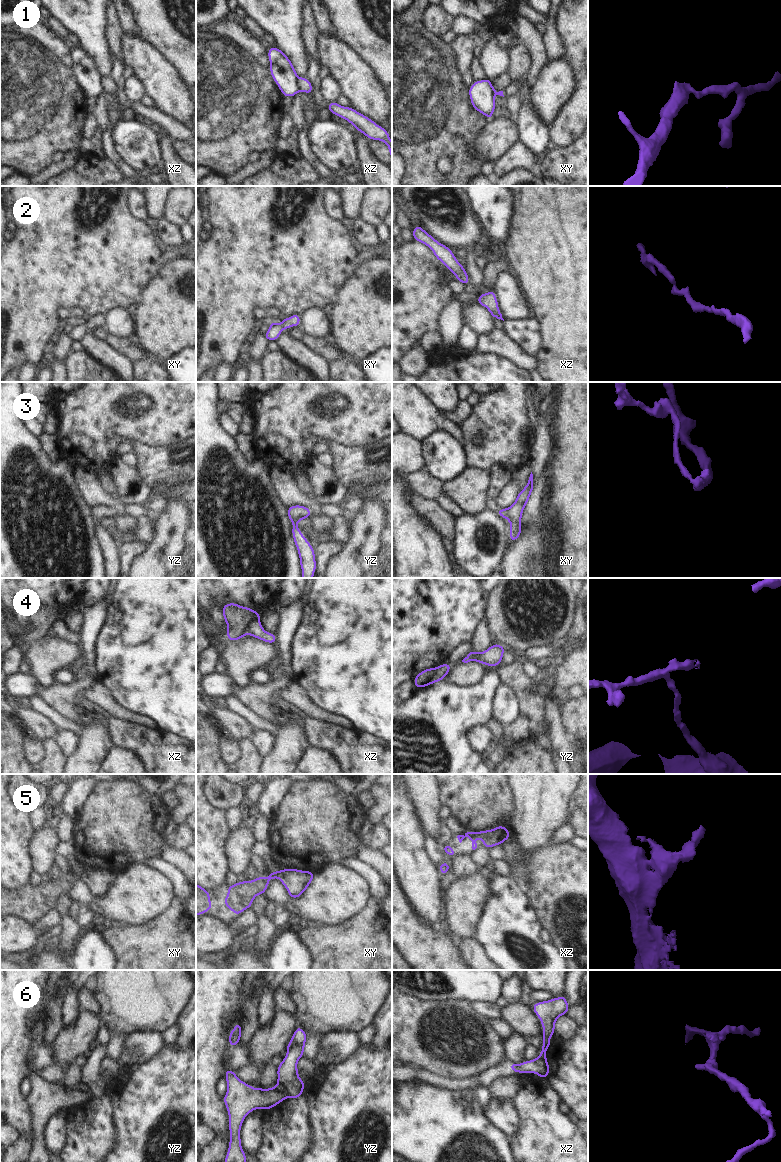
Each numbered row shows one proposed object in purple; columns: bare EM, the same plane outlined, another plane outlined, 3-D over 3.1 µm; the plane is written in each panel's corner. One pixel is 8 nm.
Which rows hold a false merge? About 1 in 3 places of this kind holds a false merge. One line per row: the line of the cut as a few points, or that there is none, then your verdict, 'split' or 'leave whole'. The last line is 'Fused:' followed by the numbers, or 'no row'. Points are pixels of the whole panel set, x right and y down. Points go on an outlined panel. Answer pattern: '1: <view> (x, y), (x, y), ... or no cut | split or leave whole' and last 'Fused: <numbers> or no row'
1: xz (298, 77), (300, 89) | split
2: no cut | leave whole
3: no cut | leave whole
4: xz (258, 619), (253, 620), (247, 626), (246, 633) | split
5: no cut | leave whole
6: yz (277, 1086), (288, 1096) | split
Fused: 1, 4, 6

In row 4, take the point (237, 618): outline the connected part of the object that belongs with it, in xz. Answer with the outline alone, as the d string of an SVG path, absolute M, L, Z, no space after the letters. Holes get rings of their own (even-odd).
M227 603L222 609L223 618L227 624L226 630L228 641L240 640L247 634L247 626L261 615L255 610L240 606L237 603Z

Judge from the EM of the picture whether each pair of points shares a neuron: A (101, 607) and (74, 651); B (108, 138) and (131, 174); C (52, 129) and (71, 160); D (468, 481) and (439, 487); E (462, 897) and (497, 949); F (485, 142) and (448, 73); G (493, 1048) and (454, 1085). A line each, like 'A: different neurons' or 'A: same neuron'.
A: different neurons
B: same neuron
C: different neurons
D: different neurons
E: different neurons
F: different neurons
G: different neurons

